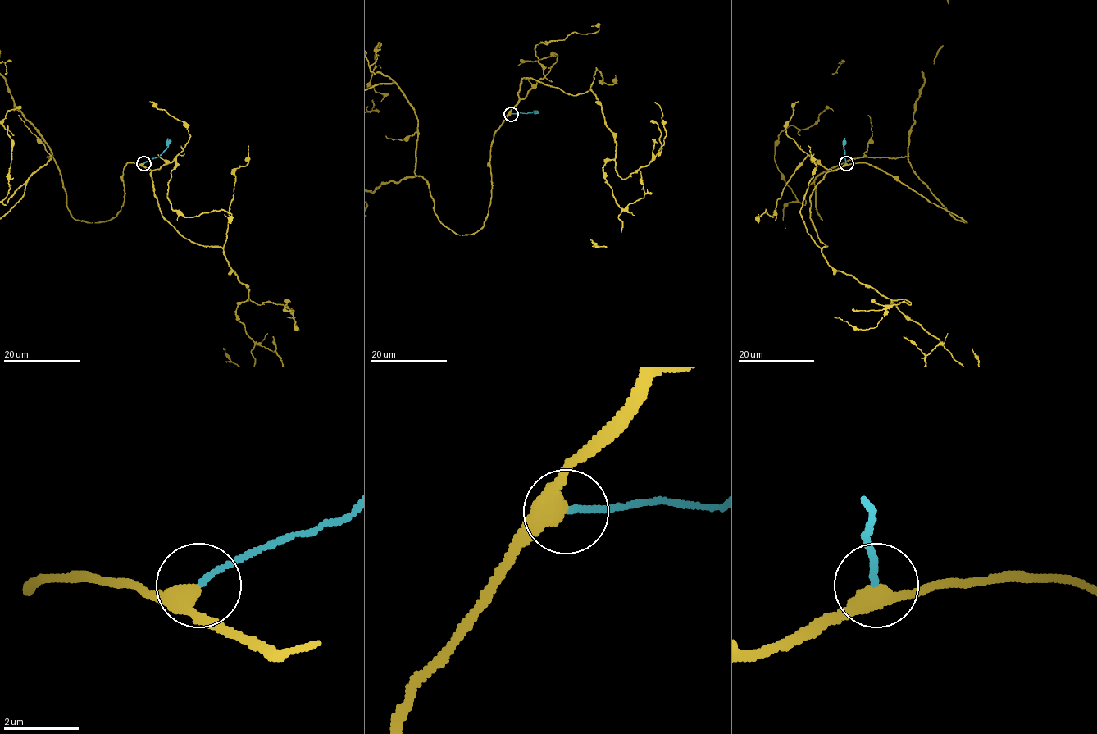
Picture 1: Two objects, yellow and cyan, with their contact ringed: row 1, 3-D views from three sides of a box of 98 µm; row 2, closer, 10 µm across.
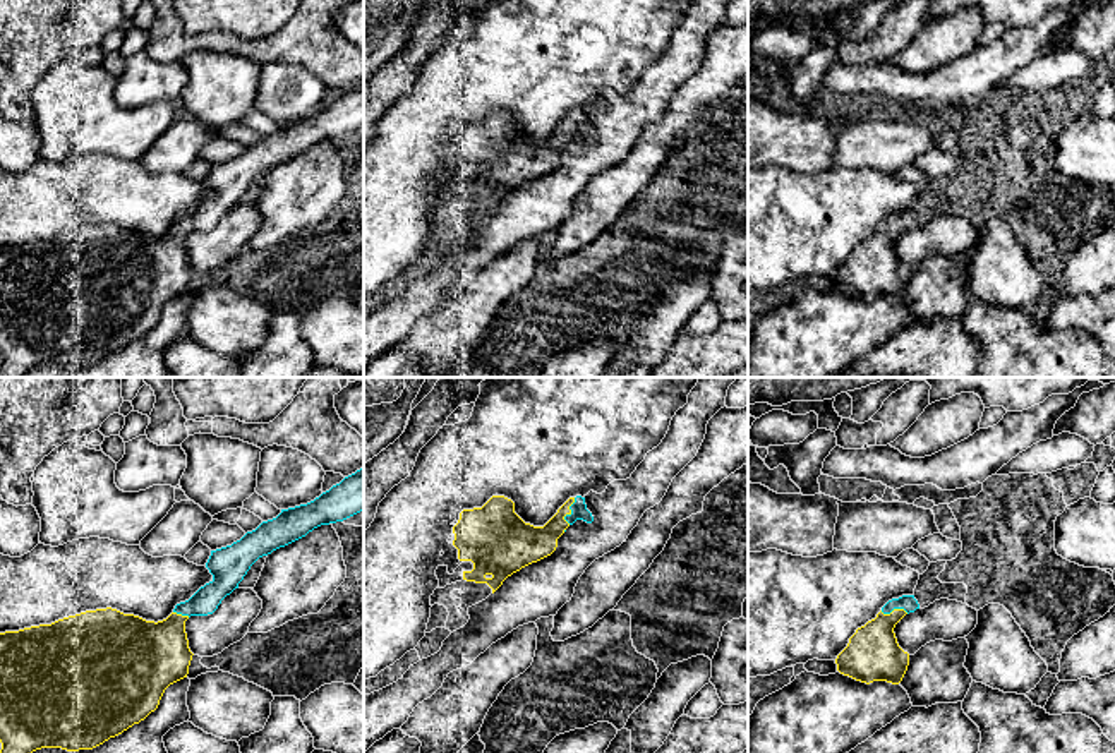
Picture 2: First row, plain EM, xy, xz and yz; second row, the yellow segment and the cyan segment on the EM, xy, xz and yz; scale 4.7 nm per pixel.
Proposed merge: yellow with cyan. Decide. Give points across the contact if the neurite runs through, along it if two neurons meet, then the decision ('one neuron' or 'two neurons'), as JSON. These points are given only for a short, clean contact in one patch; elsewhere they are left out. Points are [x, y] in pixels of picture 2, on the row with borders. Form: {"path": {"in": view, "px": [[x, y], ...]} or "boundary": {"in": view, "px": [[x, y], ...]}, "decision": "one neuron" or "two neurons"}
{"path": {"in": "xz", "px": [[529, 544], [539, 542], [570, 512], [578, 508]]}, "decision": "one neuron"}

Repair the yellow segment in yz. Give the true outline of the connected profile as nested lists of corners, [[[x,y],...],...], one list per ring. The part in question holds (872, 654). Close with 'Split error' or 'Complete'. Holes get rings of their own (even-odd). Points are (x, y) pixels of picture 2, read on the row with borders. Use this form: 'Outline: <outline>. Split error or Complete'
Outline: [[[914,595],[889,600],[875,619],[858,628],[837,655],[837,671],[861,683],[887,681],[899,684],[909,666],[909,654],[895,638],[895,624],[919,609]]]. Split error

